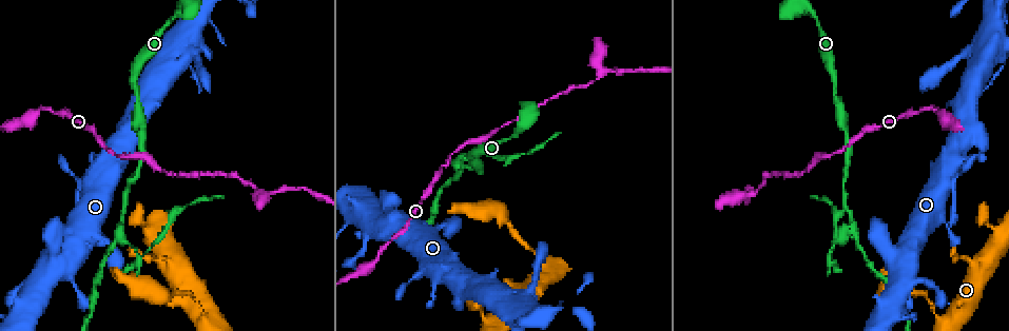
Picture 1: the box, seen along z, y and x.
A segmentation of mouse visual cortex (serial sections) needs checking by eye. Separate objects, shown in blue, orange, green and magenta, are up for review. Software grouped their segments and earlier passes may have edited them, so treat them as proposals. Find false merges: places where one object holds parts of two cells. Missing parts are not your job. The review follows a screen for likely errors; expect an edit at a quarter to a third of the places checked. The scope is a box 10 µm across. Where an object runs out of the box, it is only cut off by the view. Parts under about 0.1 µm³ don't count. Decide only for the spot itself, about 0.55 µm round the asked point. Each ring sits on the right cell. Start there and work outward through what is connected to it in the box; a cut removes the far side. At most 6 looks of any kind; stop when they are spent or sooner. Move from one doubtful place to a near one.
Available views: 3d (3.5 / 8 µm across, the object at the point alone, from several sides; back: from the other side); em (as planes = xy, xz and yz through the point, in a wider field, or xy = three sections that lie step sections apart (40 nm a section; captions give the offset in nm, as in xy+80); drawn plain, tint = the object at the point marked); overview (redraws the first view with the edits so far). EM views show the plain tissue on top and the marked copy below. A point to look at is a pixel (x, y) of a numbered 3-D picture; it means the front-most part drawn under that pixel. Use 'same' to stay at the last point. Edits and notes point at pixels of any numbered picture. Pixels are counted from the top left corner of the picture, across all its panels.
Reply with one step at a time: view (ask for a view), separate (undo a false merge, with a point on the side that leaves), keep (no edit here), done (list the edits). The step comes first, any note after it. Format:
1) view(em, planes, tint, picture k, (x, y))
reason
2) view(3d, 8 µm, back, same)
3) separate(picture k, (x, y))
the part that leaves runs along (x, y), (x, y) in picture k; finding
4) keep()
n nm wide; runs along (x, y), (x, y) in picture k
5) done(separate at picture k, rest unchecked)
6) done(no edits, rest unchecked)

view(3d, 3.5 µm, picture 1, (933, 311))
a narrow waist

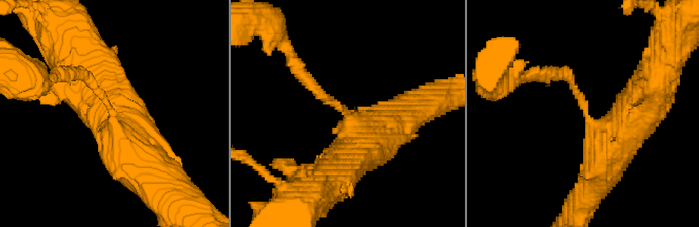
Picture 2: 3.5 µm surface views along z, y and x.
separate(picture 2, (570, 78))
arms of 200, 600 nm; the part that leaves runs along (584, 107), (565, 74), (517, 77) in picture 2; a second cell is stuck on

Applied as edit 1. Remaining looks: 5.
view(overview)

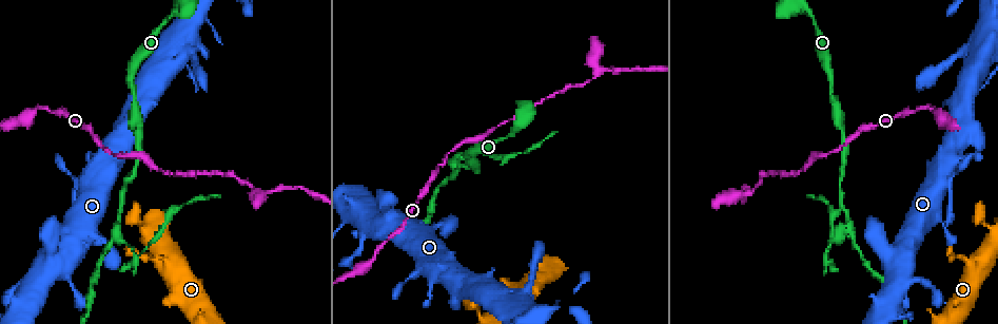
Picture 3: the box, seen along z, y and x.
view(3d, 3.5 µm, back, picture 3, (750, 193))
branch point

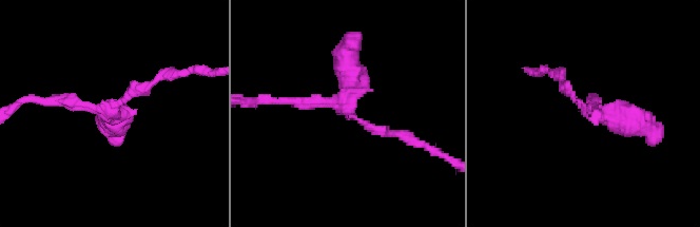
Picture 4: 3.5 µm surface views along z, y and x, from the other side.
view(em, xy, step 5, tint, picture 4, (345, 107))
shape alone is not enough

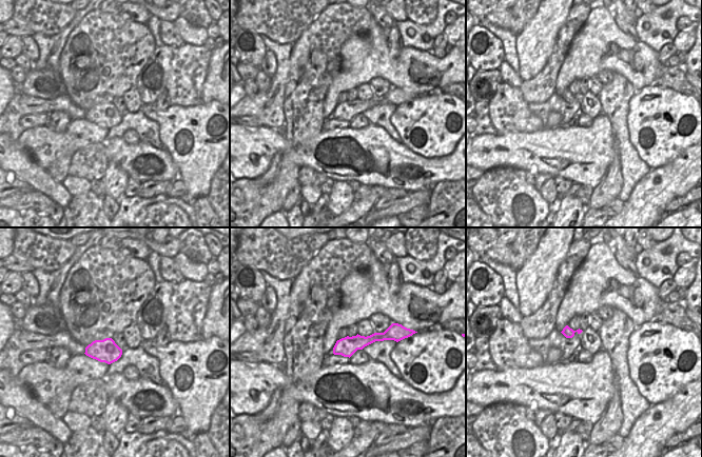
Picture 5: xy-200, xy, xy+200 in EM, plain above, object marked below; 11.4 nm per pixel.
keep()
runs along (562, 73), (584, 109), (652, 131) in picture 4; continuous, no second cell

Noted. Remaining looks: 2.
view(3d, 8 µm, picture 3, (453, 173))
two arms in line, one across

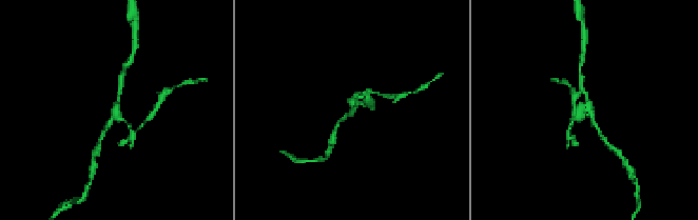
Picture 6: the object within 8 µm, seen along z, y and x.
view(em, xy, step 1, tint, same)
3 arms; arms of 150, 150, 200 nm; shape alone is not enough

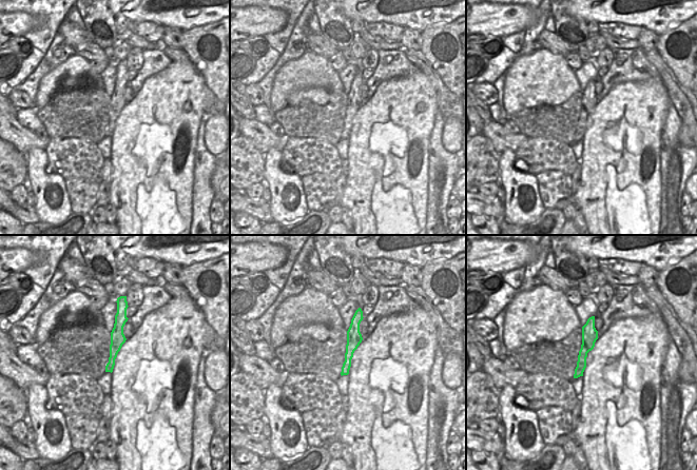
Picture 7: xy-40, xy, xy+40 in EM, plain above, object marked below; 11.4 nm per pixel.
separate(picture 6, (360, 94))
two cells meet here

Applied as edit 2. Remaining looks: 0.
done(separate at picture 2, separate at picture 6, rest unchecked)

